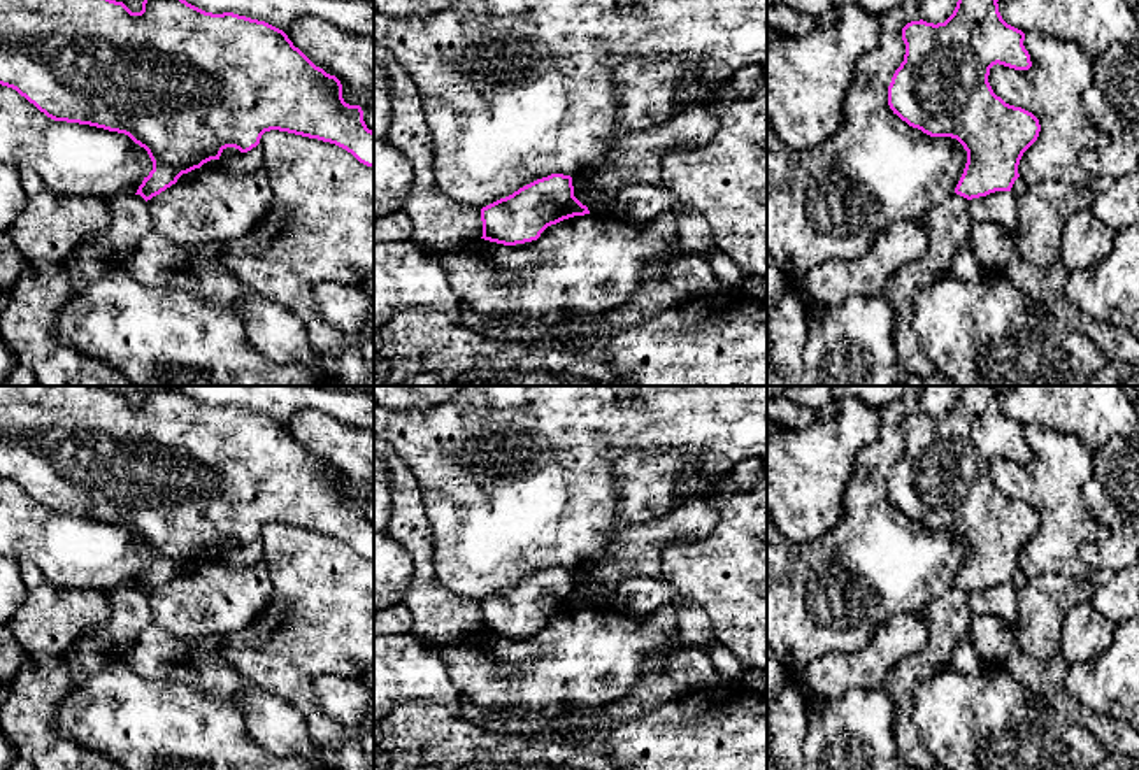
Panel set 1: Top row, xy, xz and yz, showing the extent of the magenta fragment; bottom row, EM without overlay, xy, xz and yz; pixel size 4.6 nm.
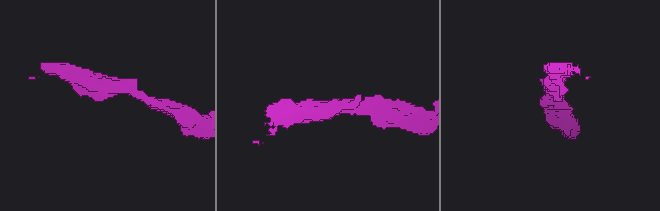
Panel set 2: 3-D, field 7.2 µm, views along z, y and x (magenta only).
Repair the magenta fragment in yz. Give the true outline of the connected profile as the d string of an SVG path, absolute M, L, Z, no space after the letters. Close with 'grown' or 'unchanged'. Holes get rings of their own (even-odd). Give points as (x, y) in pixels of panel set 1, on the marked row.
M958 0L944 23L907 23L902 28L904 61L888 86L888 105L902 121L930 137L951 137L963 146L967 163L955 193L967 200L1011 191L1020 177L1020 160L1041 132L1032 112L1006 103L988 82L997 63L1014 70L1032 67L1023 46L1025 33L1002 19L997 2Z; unchanged

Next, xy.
M0 0L0 84L16 89L54 121L125 133L144 147L153 161L153 170L144 177L135 195L140 195L146 202L176 184L183 174L200 168L211 160L219 160L226 147L235 147L240 153L251 151L260 144L261 135L270 130L335 144L351 153L360 163L374 167L374 132L367 128L362 107L344 102L342 84L335 75L316 67L283 30L233 12L205 12L186 0L144 0L140 12L132 12L123 2L116 0Z; unchanged

